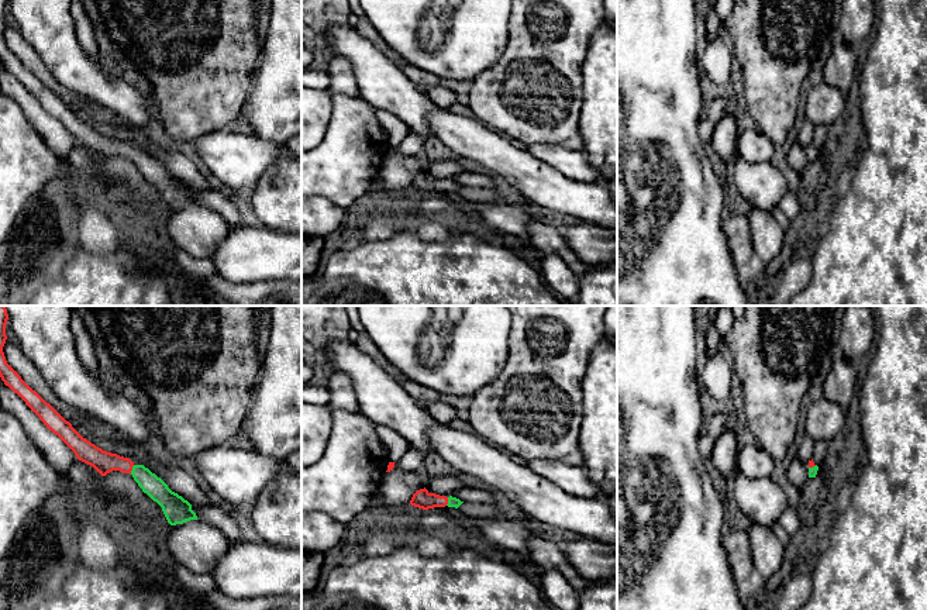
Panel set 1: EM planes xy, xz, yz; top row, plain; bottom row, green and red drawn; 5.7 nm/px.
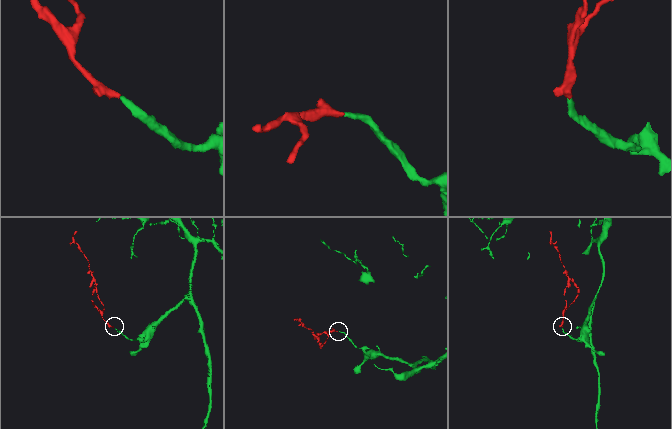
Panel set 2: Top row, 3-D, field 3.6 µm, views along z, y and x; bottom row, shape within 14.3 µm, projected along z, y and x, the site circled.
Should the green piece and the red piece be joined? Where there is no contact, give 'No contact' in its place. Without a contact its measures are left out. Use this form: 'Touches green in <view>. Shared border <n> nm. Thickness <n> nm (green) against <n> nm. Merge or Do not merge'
Touches green in xy. Shared border 50 nm. Thickness 120 nm (green) against 130 nm. Merge

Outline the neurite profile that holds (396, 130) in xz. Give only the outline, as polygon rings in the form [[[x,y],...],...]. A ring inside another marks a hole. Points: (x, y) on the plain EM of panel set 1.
[[[376,108],[376,114],[379,118],[380,125],[383,127],[386,135],[387,135],[387,142],[389,147],[397,147],[402,144],[402,141],[409,135],[410,130],[406,125],[403,120],[400,120],[397,116],[382,110]]]

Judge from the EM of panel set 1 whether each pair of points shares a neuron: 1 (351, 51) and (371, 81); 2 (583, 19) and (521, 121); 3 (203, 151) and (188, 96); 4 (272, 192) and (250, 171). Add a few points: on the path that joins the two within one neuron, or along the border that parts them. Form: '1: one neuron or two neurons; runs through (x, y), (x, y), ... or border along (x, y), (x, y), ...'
1: one neuron; runs through (358, 58), (371, 73)
2: one neuron; runs through (558, 44), (540, 62), (534, 96)
3: two neurons; border along (228, 127), (203, 134), (188, 147)
4: two neurons; border along (283, 158), (278, 159), (254, 183)

